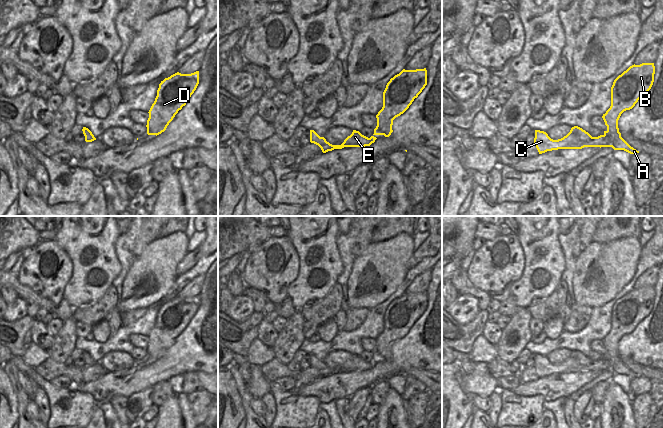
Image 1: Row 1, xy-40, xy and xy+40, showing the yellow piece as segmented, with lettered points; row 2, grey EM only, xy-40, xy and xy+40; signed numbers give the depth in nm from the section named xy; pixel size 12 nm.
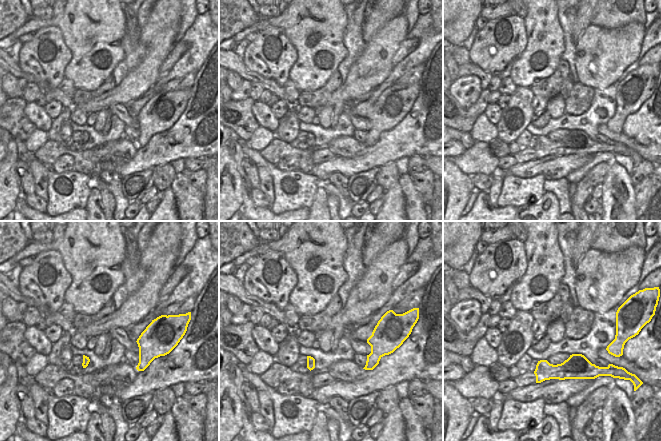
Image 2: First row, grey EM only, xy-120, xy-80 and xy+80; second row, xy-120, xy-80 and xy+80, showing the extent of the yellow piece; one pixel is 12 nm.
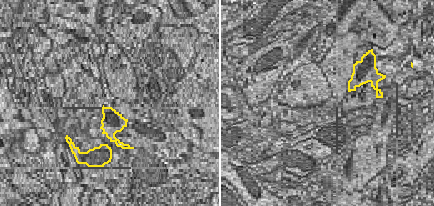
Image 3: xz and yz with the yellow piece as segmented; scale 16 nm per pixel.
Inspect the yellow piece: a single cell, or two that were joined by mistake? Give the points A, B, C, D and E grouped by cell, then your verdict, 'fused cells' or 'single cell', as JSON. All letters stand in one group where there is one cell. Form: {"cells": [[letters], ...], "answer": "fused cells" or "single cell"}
{"cells": [["A", "C", "E"], ["B", "D"]], "answer": "fused cells"}

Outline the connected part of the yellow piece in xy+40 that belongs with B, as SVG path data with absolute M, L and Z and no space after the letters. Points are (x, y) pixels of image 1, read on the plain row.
M654 287L634 288L614 304L611 311L611 330L602 340L607 350L604 359L619 357L618 344L621 338L632 333L651 313L654 298Z

